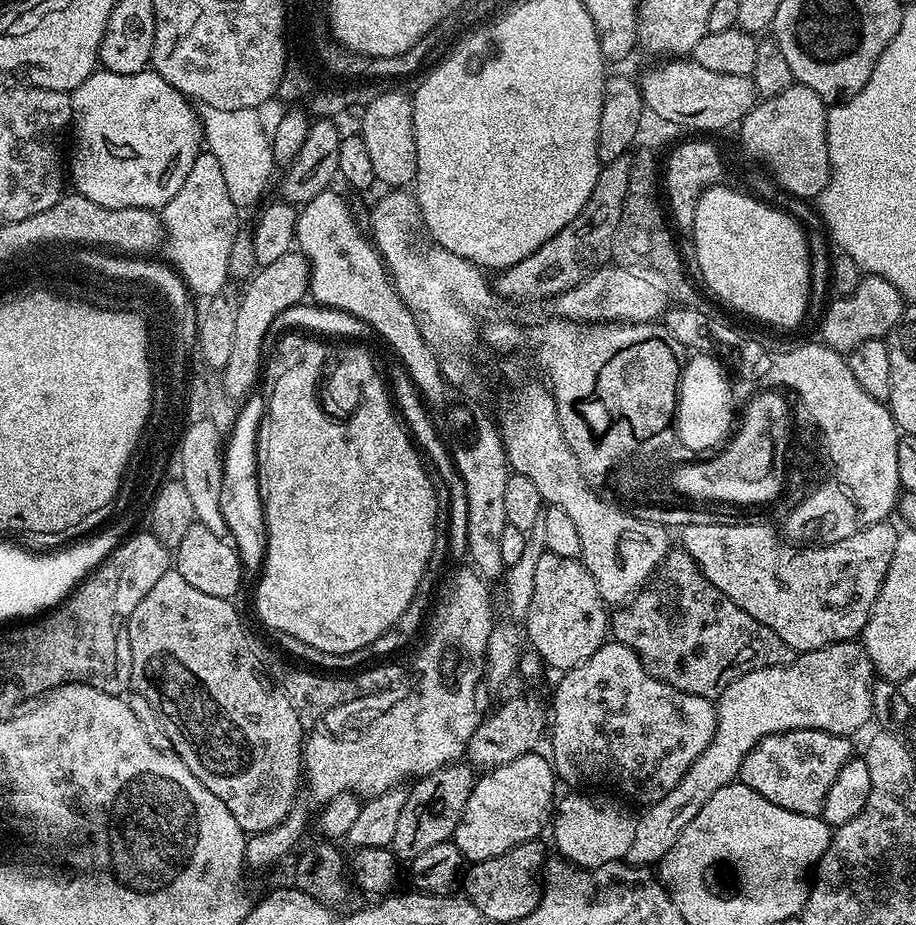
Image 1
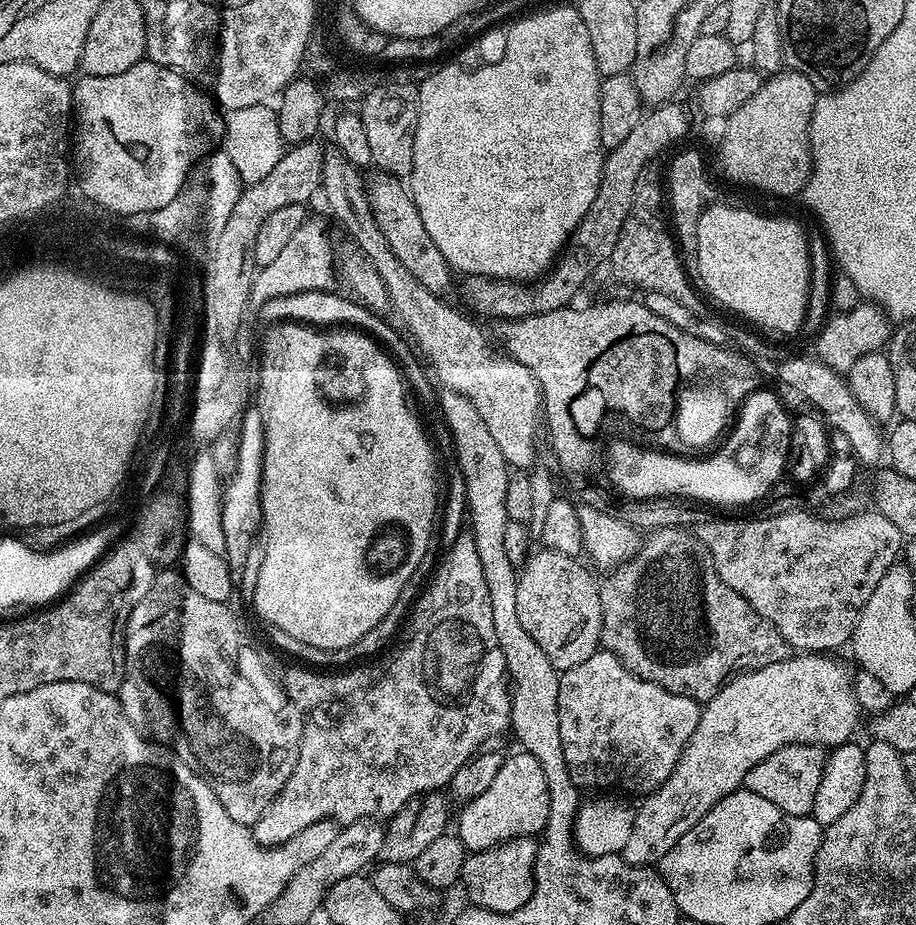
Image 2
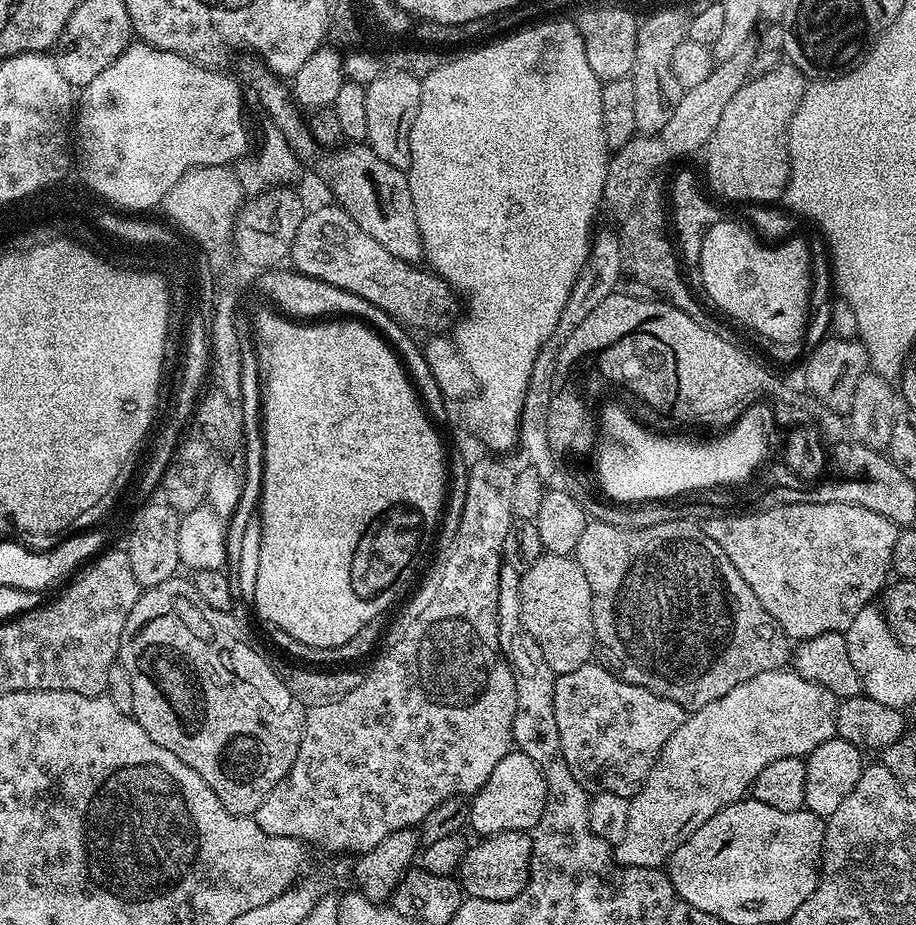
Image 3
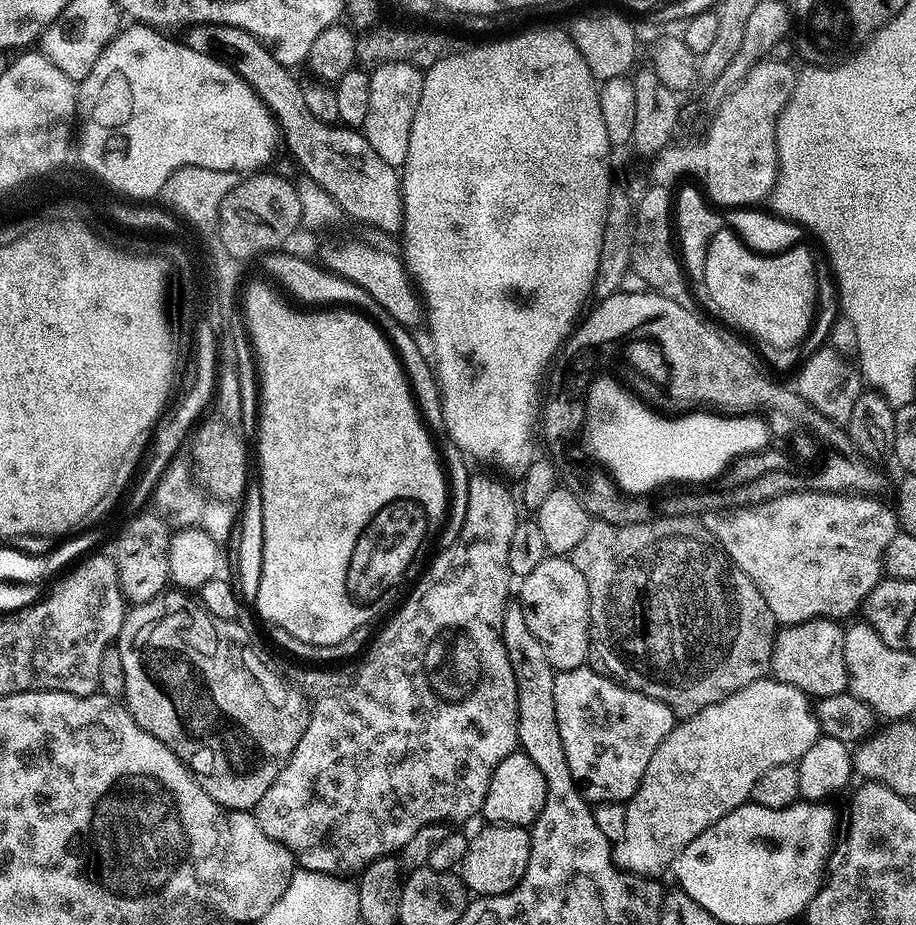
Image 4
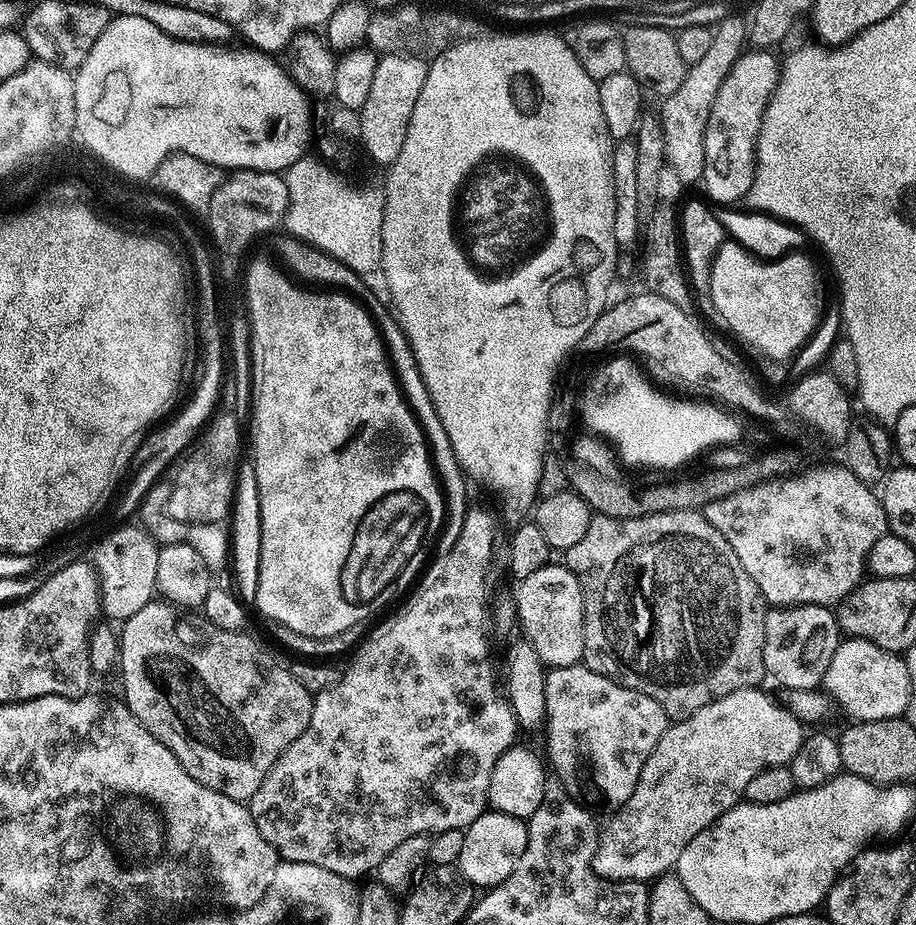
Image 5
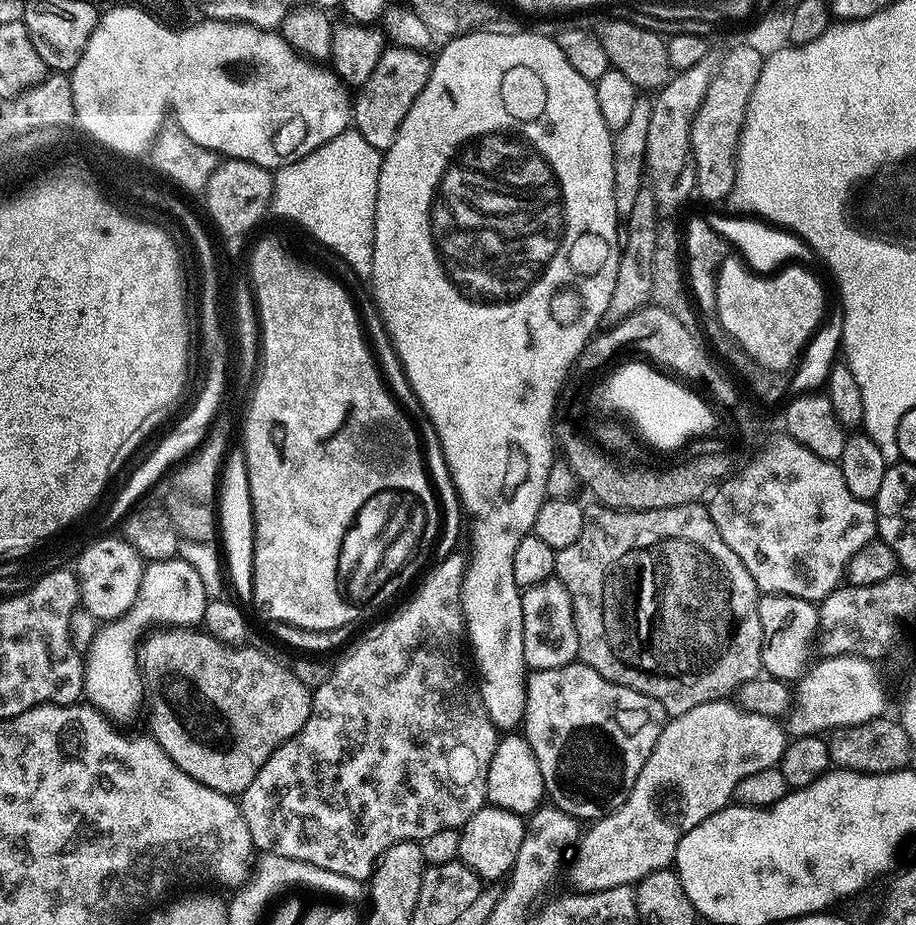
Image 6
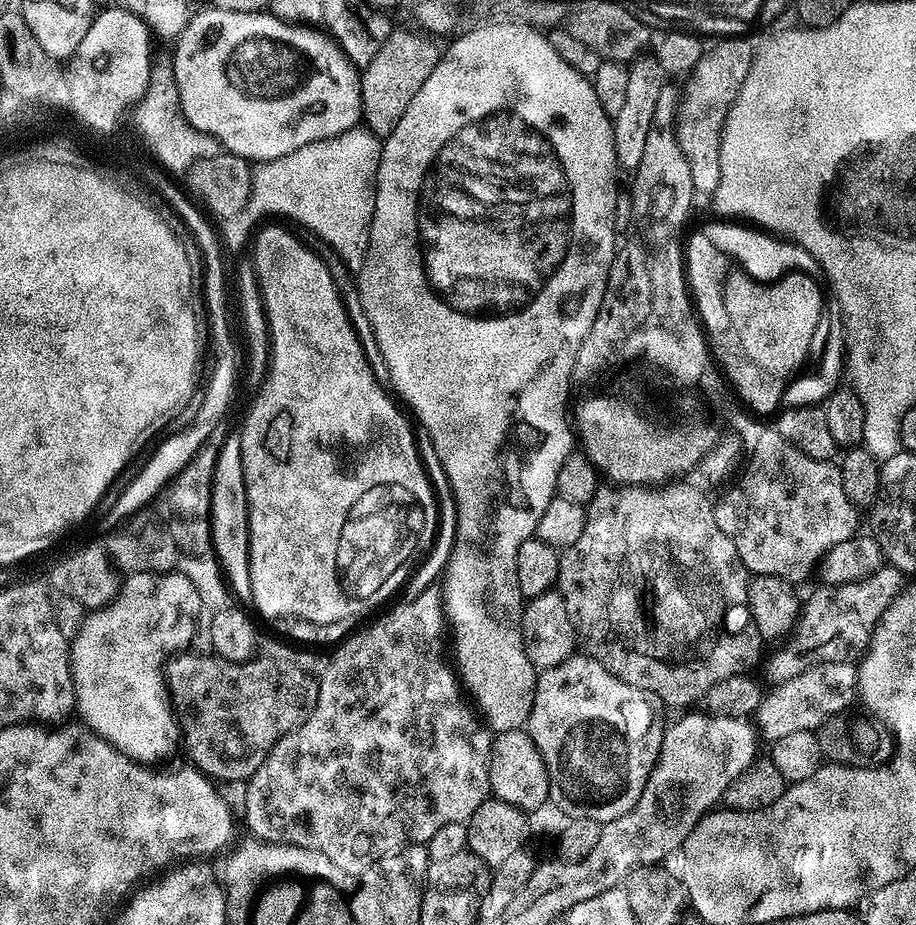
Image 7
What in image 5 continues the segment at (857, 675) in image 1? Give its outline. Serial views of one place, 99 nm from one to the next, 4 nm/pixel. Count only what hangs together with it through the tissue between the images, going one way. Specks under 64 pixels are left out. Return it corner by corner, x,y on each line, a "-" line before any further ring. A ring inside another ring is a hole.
759,687
743,688
742,690
734,690
734,694
726,694
726,698
718,698
714,702
710,702
710,706
702,706
702,710
698,710
694,714
690,714
690,718
685,720
677,720
668,727
662,734
662,738
658,742
658,746
654,746
654,750
650,754
650,758
646,758
646,766
642,766
642,774
638,778
638,782
634,786
634,794
630,794
630,798
611,817
612,820
608,825
603,825
600,832
600,840
596,843
596,853
592,858
592,869
596,871
596,875
604,880
643,880
651,882
658,876
671,873
676,867
678,858
682,854
682,850
686,850
686,846
698,834
702,834
702,830
706,830
713,824
718,817
741,803
744,800
744,791
746,785
750,783
750,778
754,778
754,774
762,774
762,770
773,768
779,764
787,765
794,758
794,754
798,750
798,746
804,740
806,735
805,725
800,723
798,718
794,718
787,709
783,708
778,702
775,702
766,693
760,692

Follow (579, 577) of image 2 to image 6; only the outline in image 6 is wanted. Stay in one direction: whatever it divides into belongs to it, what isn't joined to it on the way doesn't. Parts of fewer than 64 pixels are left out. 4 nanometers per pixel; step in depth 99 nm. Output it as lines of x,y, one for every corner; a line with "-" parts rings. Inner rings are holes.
558,579
543,580
523,589
522,598
522,650
524,663
529,669
541,672
573,663
579,657
578,630
574,610
566,586

